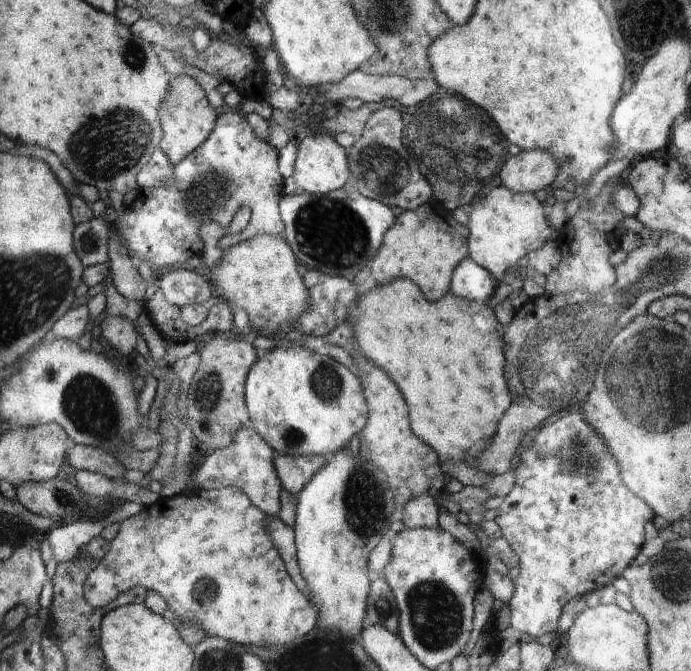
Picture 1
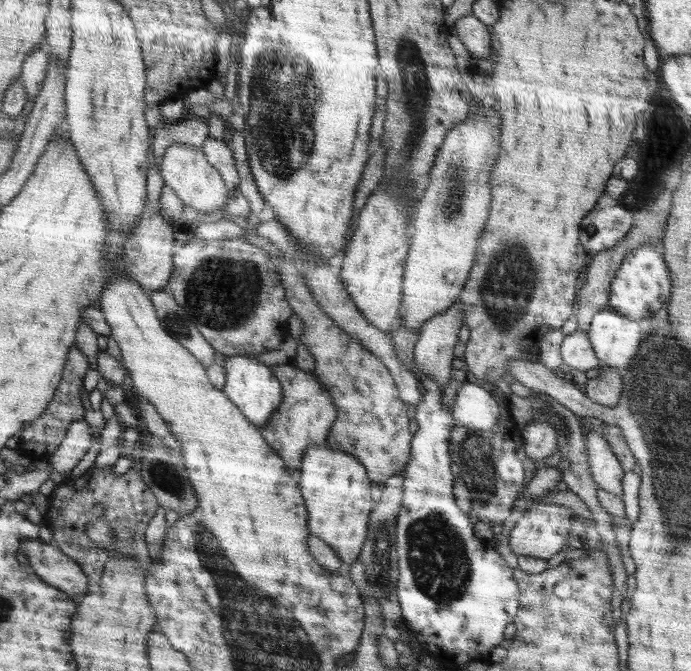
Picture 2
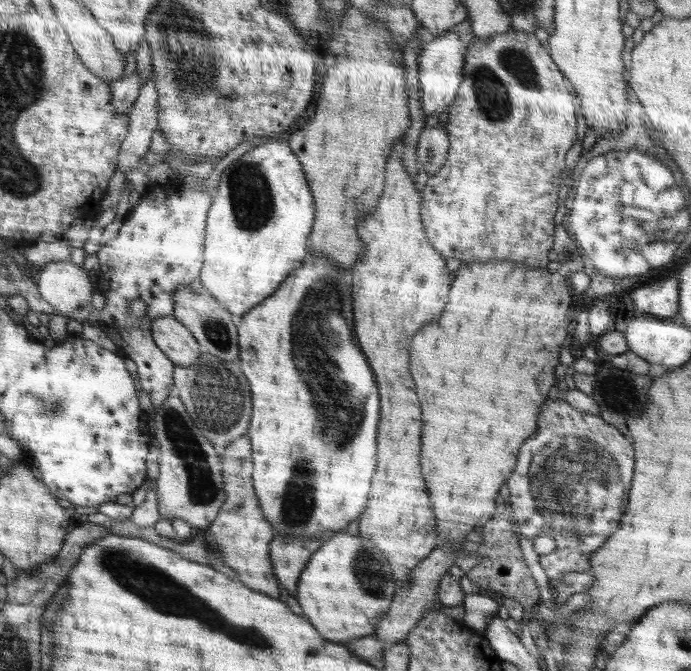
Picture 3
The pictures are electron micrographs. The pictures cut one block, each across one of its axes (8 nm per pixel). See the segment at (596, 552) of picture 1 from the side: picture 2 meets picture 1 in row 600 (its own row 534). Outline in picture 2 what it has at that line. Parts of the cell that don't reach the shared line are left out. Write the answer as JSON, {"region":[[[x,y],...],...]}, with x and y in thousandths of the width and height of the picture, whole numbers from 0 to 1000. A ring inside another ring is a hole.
{"region":[[[773,750],[748,775],[738,791],[738,820],[753,829],[764,829],[795,835],[809,823],[819,823],[823,805],[825,773],[834,768],[825,759],[808,751]]]}

